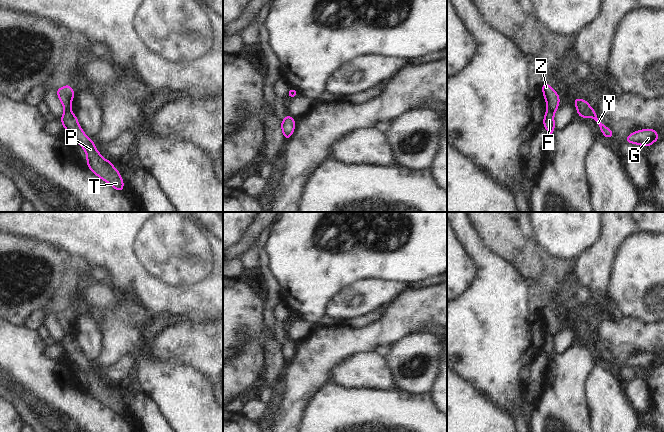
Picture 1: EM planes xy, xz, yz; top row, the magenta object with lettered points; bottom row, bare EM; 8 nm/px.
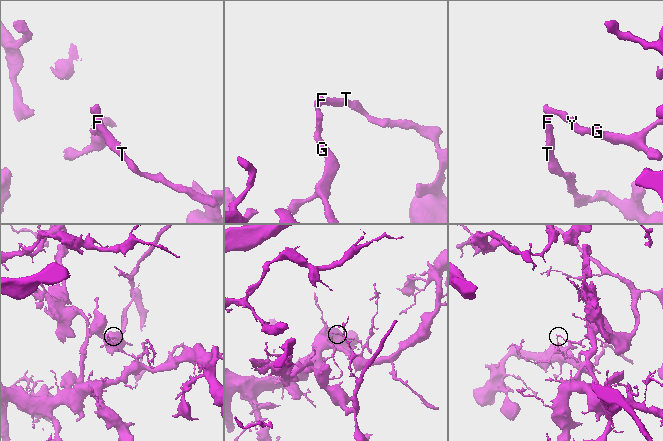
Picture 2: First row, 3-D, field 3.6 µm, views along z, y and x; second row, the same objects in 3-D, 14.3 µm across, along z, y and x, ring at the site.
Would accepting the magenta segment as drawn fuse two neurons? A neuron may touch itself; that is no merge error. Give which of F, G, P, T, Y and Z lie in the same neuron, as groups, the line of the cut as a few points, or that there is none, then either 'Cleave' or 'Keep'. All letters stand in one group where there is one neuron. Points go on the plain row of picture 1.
Groups: F P T / G Y Z. Split along yz (547, 333), (554, 335). Cleave.

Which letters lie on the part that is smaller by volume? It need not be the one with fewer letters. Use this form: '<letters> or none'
G, Y, Z

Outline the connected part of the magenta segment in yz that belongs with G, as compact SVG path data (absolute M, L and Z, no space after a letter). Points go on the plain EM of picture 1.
M642 353L629 358L625 363L625 367L634 367L635 369L649 371L655 367L659 361L655 353Z

